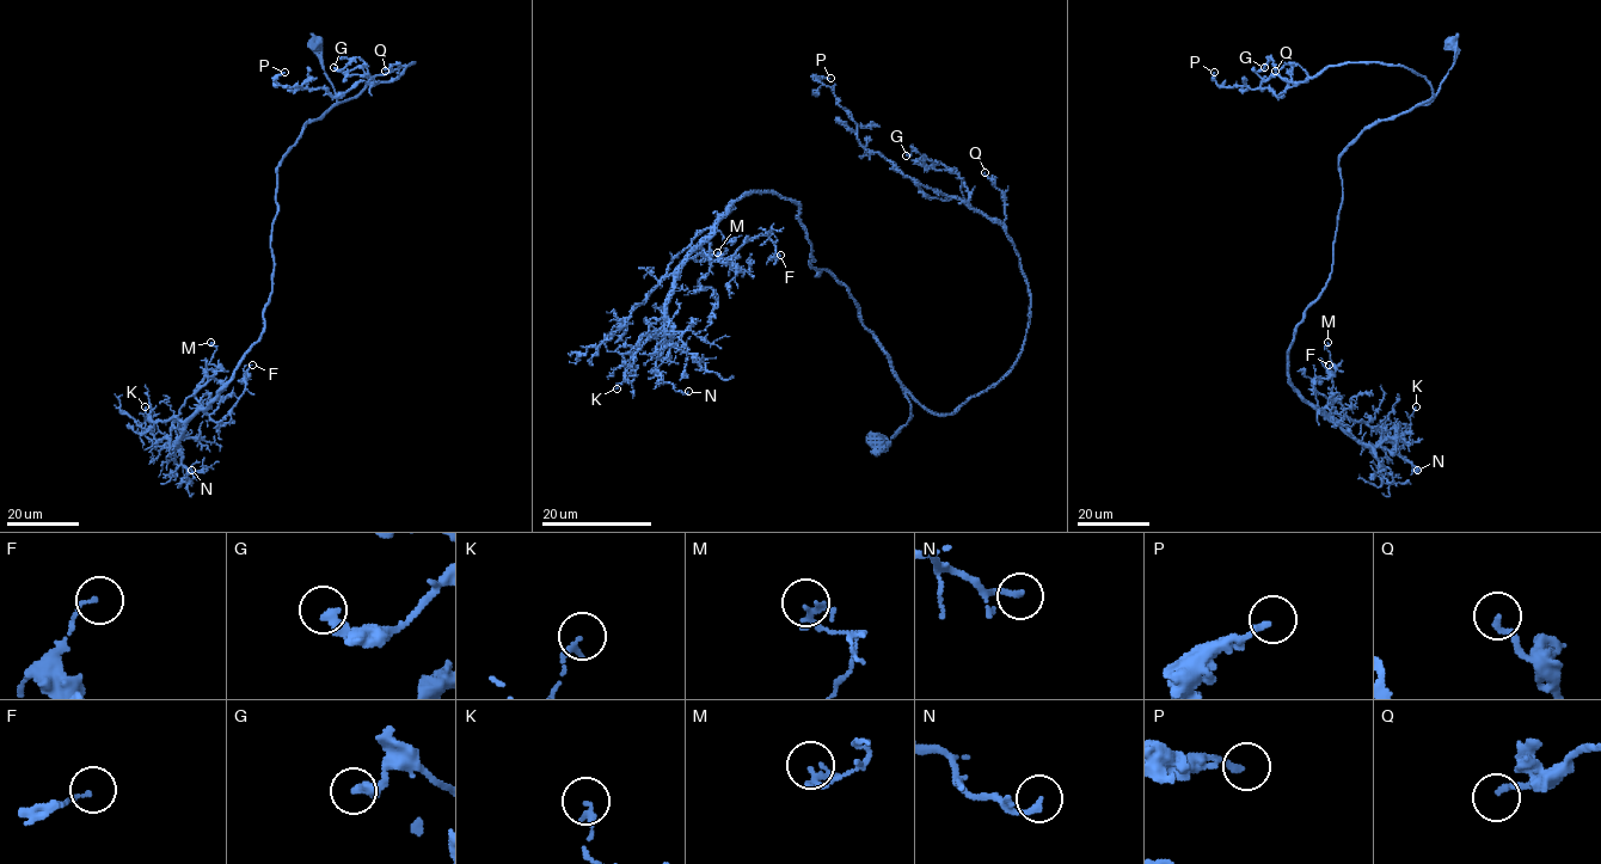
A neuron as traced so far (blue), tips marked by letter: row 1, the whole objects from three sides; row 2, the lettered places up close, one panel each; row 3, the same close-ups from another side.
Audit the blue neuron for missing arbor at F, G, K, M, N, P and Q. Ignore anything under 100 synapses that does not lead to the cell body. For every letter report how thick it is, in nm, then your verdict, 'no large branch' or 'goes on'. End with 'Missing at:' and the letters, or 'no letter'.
F: calibre 110 nm; no large branch
G: calibre 360 nm; no large branch
K: calibre 190 nm; no large branch
M: calibre 110 nm; no large branch
N: calibre 190 nm; no large branch
P: calibre 190 nm; no large branch
Q: calibre 190 nm; no large branch
Missing at: no letter

